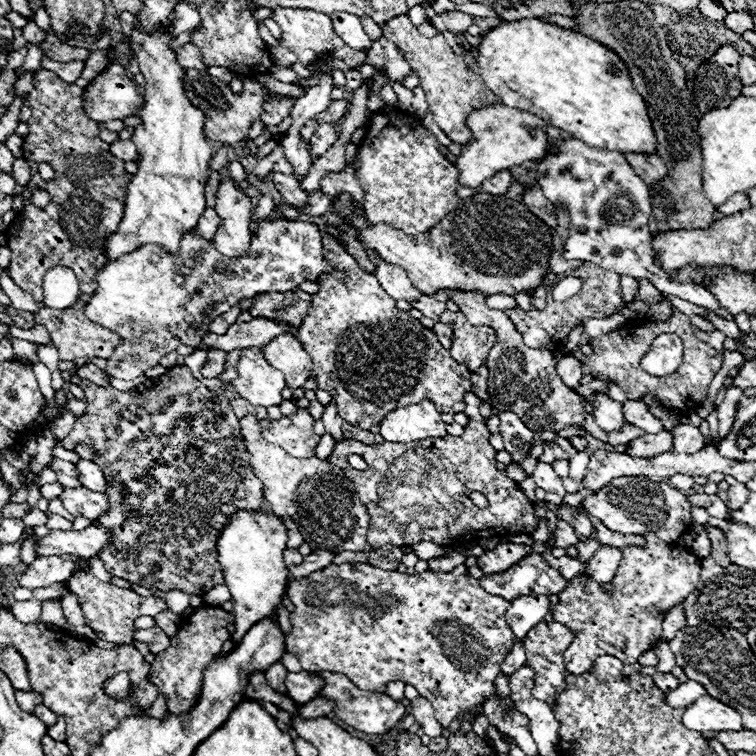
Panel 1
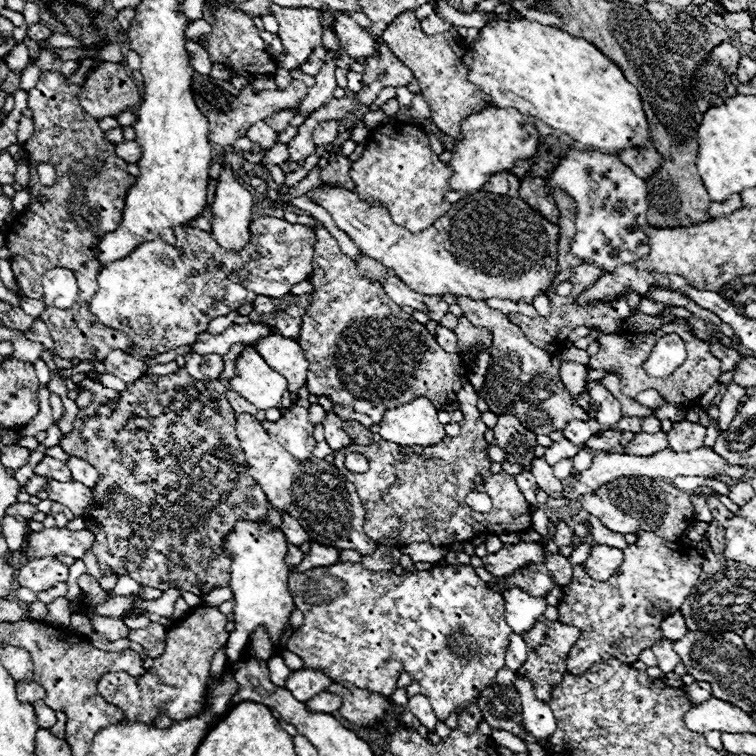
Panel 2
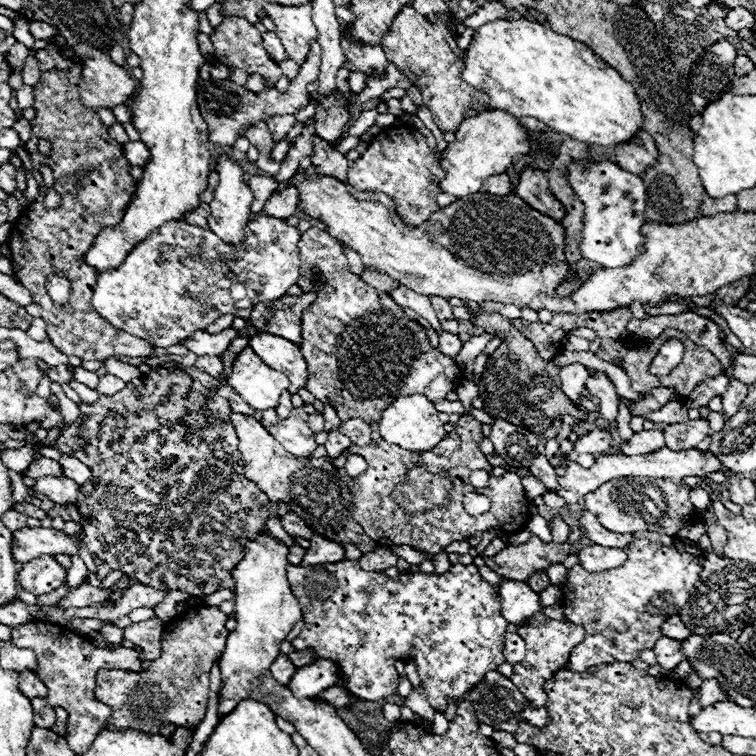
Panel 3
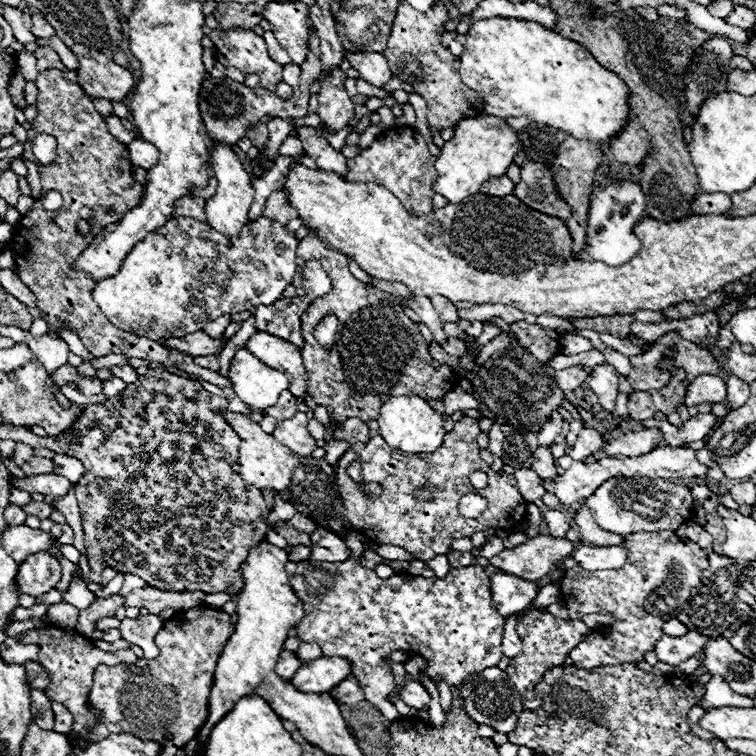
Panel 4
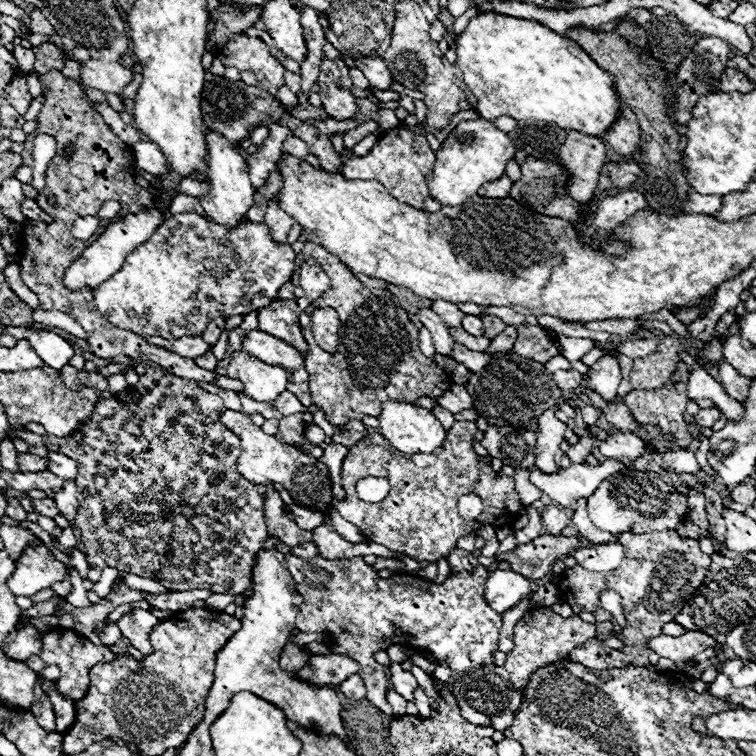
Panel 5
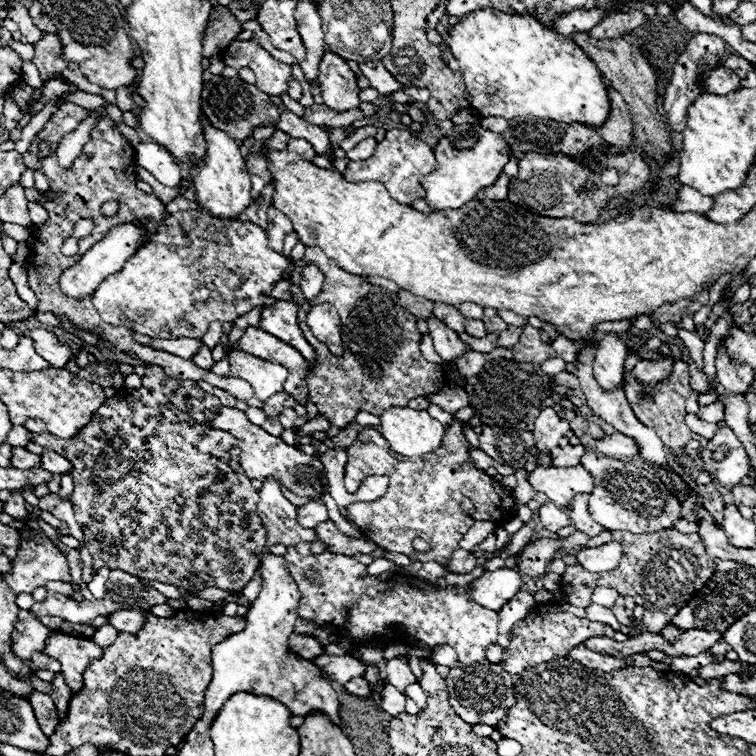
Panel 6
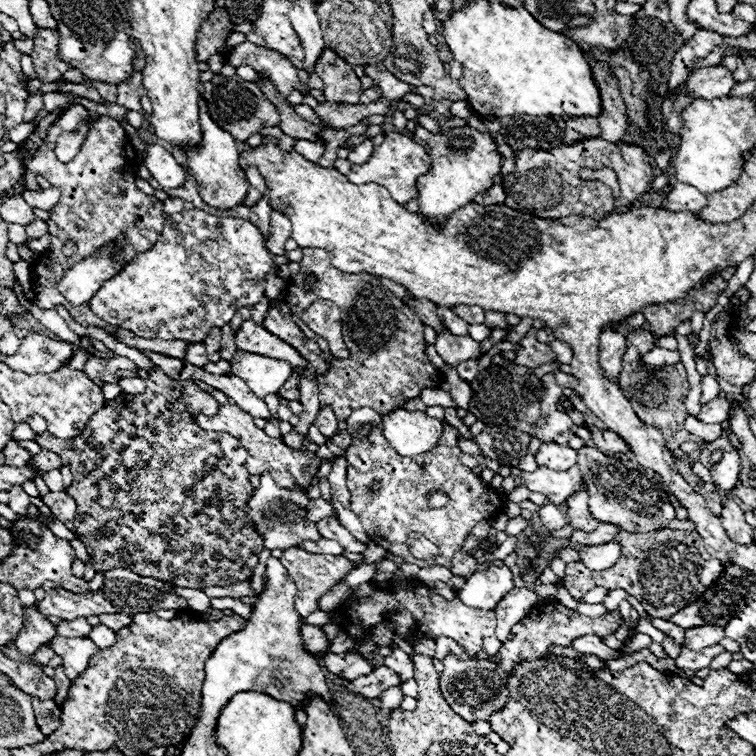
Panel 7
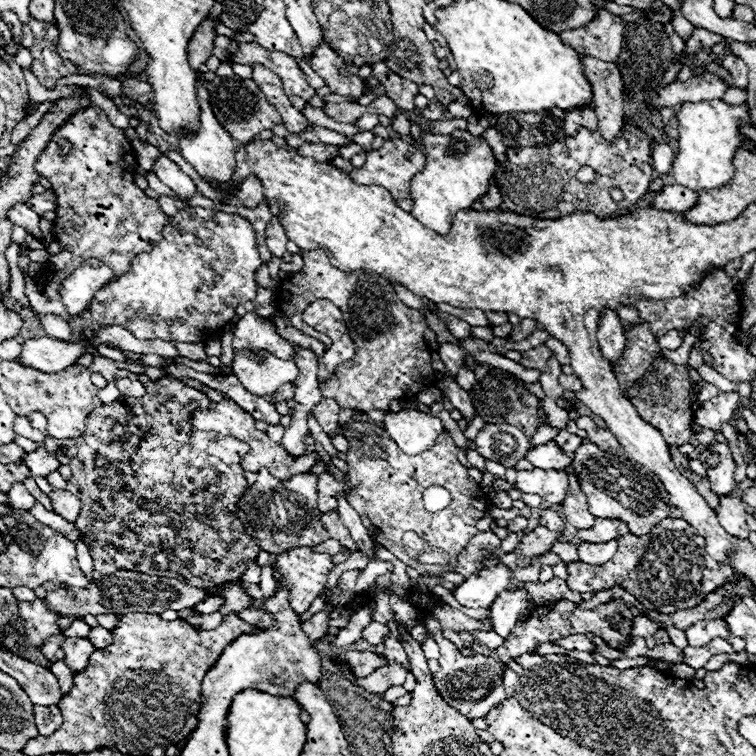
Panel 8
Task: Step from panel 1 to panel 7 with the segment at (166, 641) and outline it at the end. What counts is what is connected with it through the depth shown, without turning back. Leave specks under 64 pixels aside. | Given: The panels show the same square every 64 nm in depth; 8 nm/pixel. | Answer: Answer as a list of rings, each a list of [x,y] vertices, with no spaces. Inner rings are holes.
[[[116,612],[116,614],[106,614],[106,616],[98,616],[100,622],[112,630],[118,630],[118,628],[124,628],[124,626],[130,626],[132,624],[132,616],[130,614],[122,614],[122,612]]]

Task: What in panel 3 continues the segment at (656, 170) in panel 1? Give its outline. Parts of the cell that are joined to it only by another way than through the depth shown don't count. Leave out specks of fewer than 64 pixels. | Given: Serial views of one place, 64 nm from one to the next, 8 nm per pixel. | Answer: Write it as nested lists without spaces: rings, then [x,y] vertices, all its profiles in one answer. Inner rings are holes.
[[[642,132],[640,140],[632,140],[632,144],[622,144],[620,148],[616,148],[614,160],[624,170],[630,170],[632,174],[642,176],[658,160],[658,150],[650,134]]]

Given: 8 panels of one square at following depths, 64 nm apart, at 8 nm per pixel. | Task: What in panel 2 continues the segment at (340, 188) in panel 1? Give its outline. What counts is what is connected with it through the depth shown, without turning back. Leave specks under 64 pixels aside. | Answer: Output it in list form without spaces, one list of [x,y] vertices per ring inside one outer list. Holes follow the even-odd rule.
[[[322,156],[320,162],[318,162],[322,168],[322,184],[336,184],[344,190],[352,190],[356,192],[356,184],[352,182],[350,178],[350,168],[352,168],[352,162],[344,156]]]

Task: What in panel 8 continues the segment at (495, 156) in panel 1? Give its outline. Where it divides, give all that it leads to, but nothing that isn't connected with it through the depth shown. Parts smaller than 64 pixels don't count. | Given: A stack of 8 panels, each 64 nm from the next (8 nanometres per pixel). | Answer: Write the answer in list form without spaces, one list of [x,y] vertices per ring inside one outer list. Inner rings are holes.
[[[454,130],[448,136],[422,132],[420,138],[428,156],[428,168],[424,168],[420,176],[412,178],[412,214],[426,228],[438,234],[446,234],[450,230],[454,214],[458,210],[470,208],[480,196],[488,192],[490,178],[494,176],[498,162],[490,144],[482,136],[474,136],[468,130]]]

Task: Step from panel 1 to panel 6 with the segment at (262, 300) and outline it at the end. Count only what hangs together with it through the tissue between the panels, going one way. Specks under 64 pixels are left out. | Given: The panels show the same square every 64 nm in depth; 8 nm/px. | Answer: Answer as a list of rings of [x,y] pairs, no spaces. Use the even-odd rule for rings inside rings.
[[[276,300],[270,306],[262,308],[260,314],[260,328],[286,344],[292,344],[308,362],[314,360],[314,348],[306,342],[302,336],[302,330],[298,328],[298,302],[290,300]]]

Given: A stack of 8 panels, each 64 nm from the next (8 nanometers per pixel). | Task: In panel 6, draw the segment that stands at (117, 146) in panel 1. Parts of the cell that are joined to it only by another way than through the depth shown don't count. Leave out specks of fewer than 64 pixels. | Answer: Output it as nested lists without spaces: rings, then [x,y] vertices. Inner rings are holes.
[[[140,142],[134,146],[136,164],[148,170],[158,182],[166,186],[176,186],[182,180],[180,166],[174,158],[156,142]]]

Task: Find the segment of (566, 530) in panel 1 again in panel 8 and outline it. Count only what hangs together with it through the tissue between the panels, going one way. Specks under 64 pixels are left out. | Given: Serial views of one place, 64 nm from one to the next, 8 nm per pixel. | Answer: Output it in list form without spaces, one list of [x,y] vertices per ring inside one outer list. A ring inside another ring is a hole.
[[[544,508],[540,512],[538,520],[540,520],[540,526],[546,526],[548,530],[556,530],[556,532],[564,530],[564,520],[560,518],[560,514],[554,508]]]

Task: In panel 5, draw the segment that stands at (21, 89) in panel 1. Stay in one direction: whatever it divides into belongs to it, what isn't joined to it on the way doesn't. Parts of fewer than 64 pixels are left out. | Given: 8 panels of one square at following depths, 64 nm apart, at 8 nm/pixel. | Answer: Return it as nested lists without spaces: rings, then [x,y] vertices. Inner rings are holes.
[[[14,46],[14,56],[18,60],[18,66],[20,66],[20,72],[26,76],[30,72],[34,72],[34,52],[28,50],[28,48],[22,48],[22,46]]]

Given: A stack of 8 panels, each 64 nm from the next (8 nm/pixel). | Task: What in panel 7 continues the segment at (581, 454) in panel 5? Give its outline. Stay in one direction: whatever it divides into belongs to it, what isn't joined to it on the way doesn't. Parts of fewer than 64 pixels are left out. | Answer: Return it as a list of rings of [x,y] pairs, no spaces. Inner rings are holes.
[[[542,444],[540,452],[536,454],[536,462],[540,466],[564,470],[564,468],[572,468],[576,464],[576,456],[578,456],[578,450],[572,450],[568,446]]]

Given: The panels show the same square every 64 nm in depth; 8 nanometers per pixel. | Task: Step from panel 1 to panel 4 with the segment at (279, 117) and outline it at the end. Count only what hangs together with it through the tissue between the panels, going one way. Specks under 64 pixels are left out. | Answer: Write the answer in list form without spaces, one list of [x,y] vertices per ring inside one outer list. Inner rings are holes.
[[[276,118],[276,120],[268,120],[268,130],[270,130],[270,138],[268,138],[268,146],[266,146],[266,156],[270,160],[276,158],[280,144],[286,140],[290,133],[294,130],[294,122],[291,118]]]

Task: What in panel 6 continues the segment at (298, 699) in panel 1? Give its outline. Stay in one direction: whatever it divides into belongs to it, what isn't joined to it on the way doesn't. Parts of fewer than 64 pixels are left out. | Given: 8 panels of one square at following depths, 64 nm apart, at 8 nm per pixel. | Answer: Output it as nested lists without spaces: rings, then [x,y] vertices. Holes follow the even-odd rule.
[[[344,654],[344,656],[316,656],[314,666],[322,672],[322,676],[336,680],[338,684],[346,684],[348,680],[364,674],[364,664],[360,660]]]

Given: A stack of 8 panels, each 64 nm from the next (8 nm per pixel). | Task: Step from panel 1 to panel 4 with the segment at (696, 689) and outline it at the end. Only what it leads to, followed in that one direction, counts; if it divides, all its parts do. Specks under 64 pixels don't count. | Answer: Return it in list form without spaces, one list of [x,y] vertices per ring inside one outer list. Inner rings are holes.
[[[712,676],[710,682],[704,684],[704,696],[702,696],[702,704],[704,708],[712,708],[712,706],[738,706],[738,708],[752,708],[754,700],[748,696],[736,696],[728,684],[724,682],[724,678],[720,676]]]

